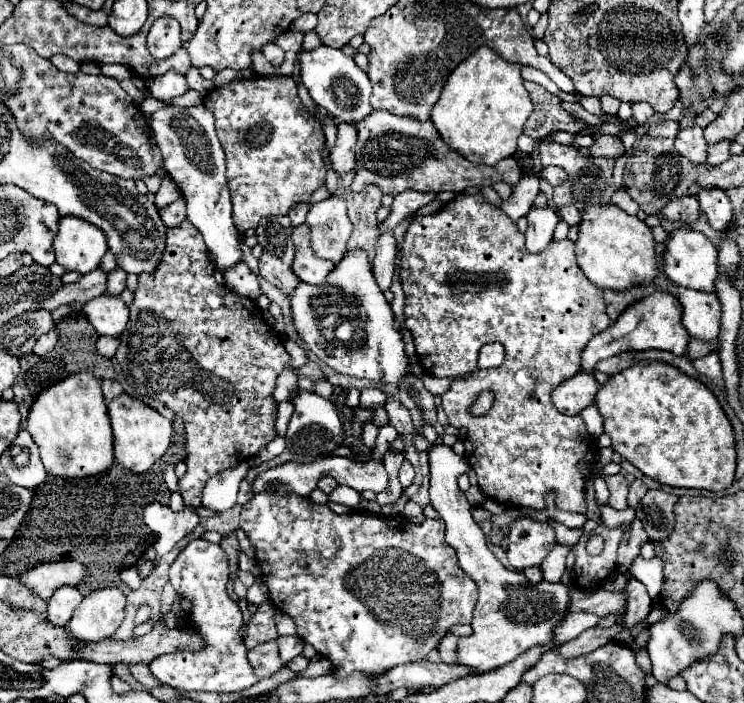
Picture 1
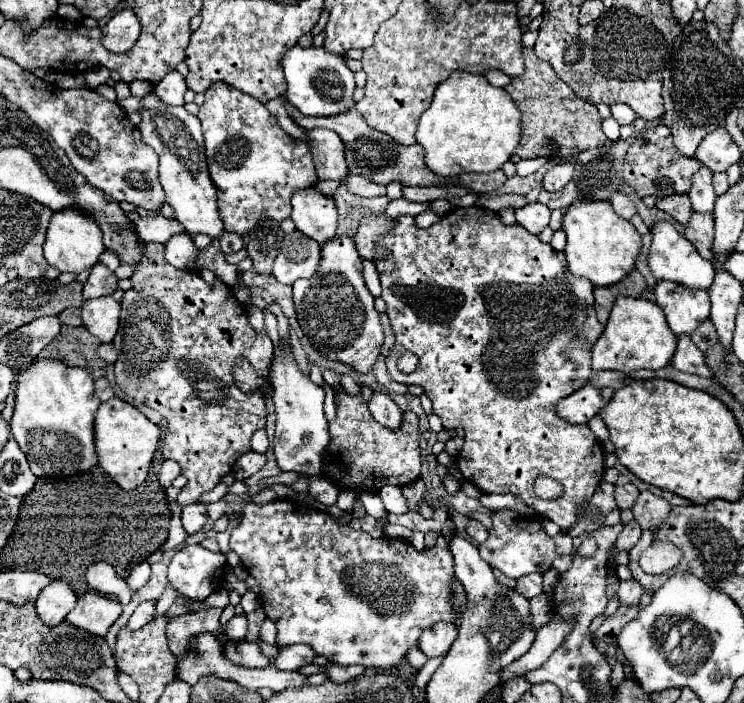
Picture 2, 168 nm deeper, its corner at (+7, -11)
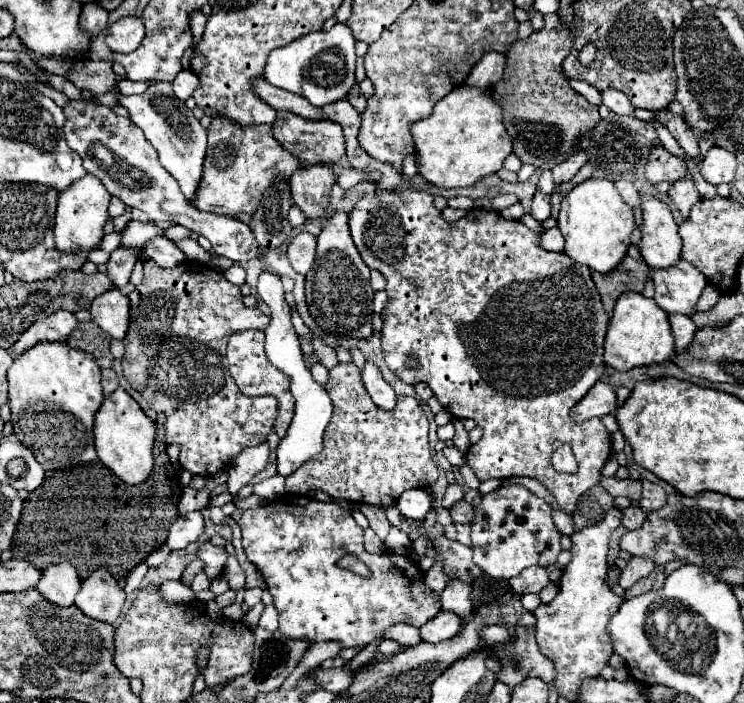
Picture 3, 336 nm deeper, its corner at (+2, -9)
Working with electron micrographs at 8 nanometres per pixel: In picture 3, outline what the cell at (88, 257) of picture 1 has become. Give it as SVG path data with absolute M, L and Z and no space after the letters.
M85 174L69 190L63 190L59 194L57 204L57 216L55 216L55 244L61 252L77 252L85 250L91 252L99 246L103 238L103 224L109 218L109 192L101 184L99 178L93 178L93 174Z

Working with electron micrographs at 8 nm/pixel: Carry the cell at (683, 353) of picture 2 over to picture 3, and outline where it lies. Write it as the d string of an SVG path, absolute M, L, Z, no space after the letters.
M669 314L669 324L675 338L675 348L677 352L681 352L685 346L691 344L697 326L691 320L691 316L683 316L683 314Z

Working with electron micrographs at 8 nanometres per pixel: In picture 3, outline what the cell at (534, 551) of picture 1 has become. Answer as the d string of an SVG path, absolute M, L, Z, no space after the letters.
M507 484L483 496L471 524L473 562L491 578L509 580L529 566L551 566L561 552L561 532L553 524L551 506L521 484Z

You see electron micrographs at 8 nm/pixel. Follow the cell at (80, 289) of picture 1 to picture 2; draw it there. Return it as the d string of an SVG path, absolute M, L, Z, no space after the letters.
M96 264L88 276L88 282L84 284L84 300L108 296L116 290L118 278L114 276L112 270L108 270L104 264Z

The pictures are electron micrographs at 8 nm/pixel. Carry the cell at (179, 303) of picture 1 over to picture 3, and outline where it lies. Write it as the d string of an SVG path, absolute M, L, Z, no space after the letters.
M147 260L143 282L129 294L131 324L123 340L123 374L155 412L165 414L165 438L167 442L177 442L181 446L179 464L205 478L227 468L243 448L263 444L277 418L277 400L273 396L249 398L241 394L219 356L225 354L231 334L245 328L265 330L269 324L269 316L259 308L243 306L241 296L239 286L231 284L221 270L213 270L193 260L181 262L175 268L161 268L153 260Z

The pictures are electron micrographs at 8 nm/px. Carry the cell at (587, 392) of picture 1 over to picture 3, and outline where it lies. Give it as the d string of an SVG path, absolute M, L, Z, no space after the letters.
M597 382L587 396L571 410L571 418L575 422L585 422L589 418L601 418L605 414L615 414L617 412L617 396L613 386L607 382Z

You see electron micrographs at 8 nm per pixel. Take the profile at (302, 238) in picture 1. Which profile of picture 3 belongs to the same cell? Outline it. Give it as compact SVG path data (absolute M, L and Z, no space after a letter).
M301 232L291 244L289 244L289 250L287 250L287 258L293 266L295 272L299 274L307 274L315 262L315 246L317 246L317 238L307 234L307 232Z

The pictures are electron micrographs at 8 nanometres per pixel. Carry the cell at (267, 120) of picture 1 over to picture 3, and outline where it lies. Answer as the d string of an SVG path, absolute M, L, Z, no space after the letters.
M213 118L209 126L209 146L203 164L201 186L191 202L197 210L237 216L241 212L253 214L259 206L263 192L273 184L277 174L285 174L289 178L301 162L283 150L279 142L273 138L271 126L239 126L227 118Z

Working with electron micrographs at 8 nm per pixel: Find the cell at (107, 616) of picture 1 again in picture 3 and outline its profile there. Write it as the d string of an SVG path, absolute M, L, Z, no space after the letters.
M105 568L91 572L75 596L75 606L89 618L101 622L115 622L123 610L123 602L125 592L117 586L117 580Z

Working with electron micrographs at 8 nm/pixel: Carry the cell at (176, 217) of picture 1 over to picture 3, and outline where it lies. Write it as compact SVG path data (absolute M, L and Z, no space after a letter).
M111 232L111 234L105 234L105 238L101 240L101 250L105 250L105 252L113 252L117 246L121 244L121 234L117 234L117 232Z

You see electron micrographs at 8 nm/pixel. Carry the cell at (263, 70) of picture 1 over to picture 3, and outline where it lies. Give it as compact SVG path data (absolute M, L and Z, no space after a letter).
M277 112L277 118L271 126L273 126L273 136L277 138L277 142L305 164L321 162L321 164L331 166L331 164L337 164L341 160L341 156L345 154L345 138L343 138L343 130L341 130L341 126L337 126L337 122L307 120L297 114Z

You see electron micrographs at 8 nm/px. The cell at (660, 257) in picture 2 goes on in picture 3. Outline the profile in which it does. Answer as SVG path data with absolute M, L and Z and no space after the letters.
M651 192L641 196L641 242L639 250L651 268L669 268L681 258L681 238L669 206Z

